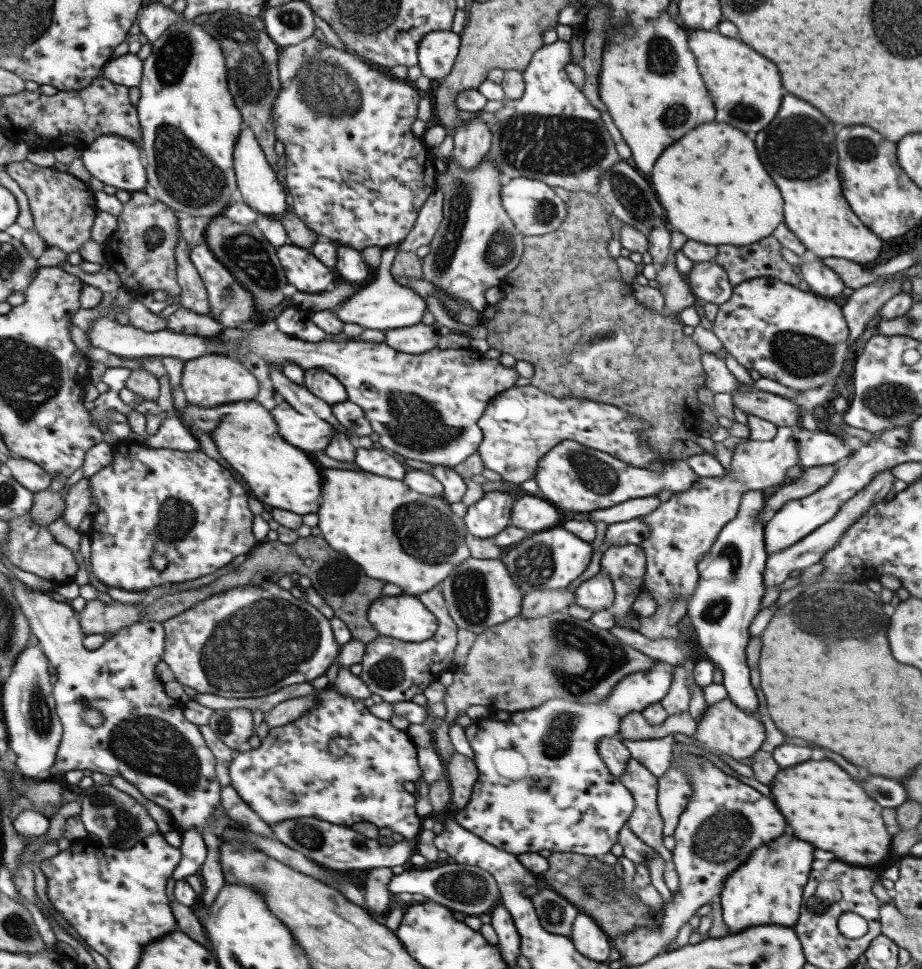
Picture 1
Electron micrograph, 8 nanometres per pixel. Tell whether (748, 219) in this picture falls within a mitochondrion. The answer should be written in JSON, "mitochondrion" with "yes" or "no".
{"mitochondrion":"no"}

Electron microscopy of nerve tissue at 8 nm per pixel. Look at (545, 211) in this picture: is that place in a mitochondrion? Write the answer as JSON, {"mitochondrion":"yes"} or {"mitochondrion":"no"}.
{"mitochondrion":"yes"}

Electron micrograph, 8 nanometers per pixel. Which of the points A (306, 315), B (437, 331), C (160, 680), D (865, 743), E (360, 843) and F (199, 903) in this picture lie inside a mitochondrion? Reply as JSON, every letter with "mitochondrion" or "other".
{"A":"other","B":"other","C":"other","D":"other","E":"other","F":"other"}

